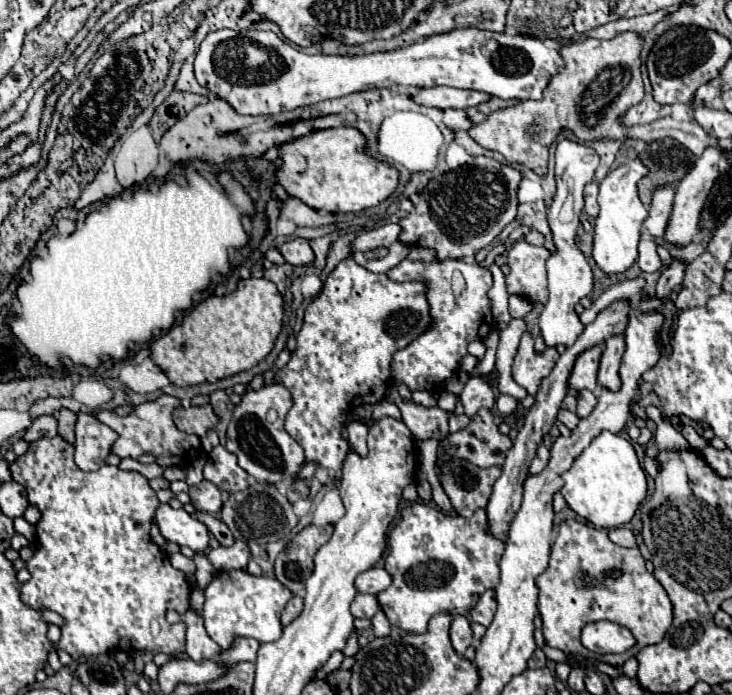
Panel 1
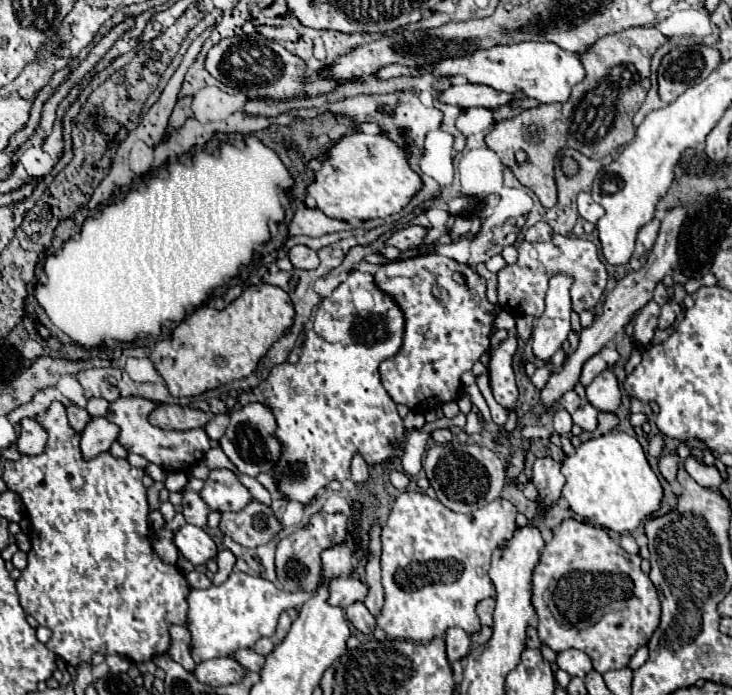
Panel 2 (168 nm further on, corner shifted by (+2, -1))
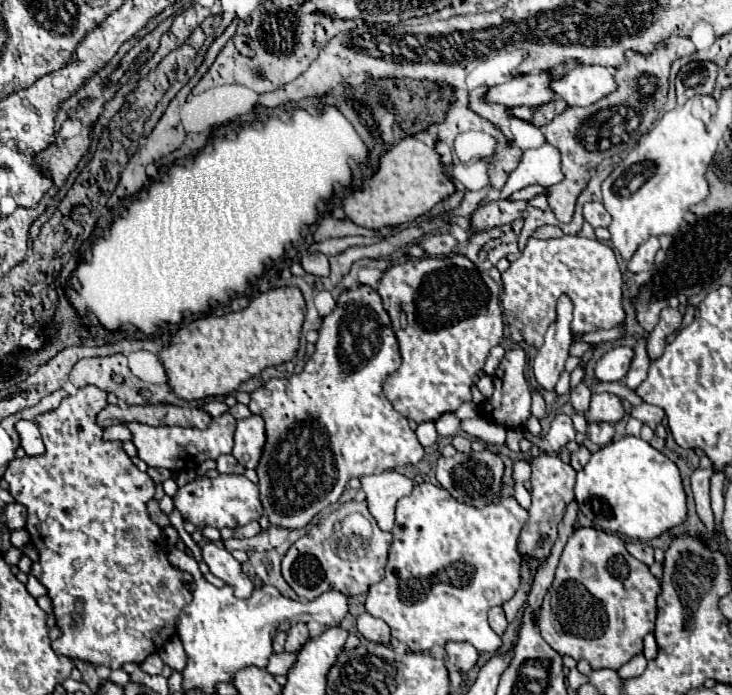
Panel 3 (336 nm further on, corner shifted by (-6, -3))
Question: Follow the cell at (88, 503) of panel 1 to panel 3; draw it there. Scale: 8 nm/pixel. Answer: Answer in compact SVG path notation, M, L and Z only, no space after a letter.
M85 385L81 387L75 395L65 397L61 401L61 405L53 411L41 413L35 419L35 425L39 427L43 441L45 441L45 453L43 455L35 455L35 457L23 457L23 459L13 459L7 465L5 471L5 481L9 483L9 493L15 497L17 503L21 503L27 509L27 523L25 529L31 535L31 543L37 547L39 551L39 561L33 565L31 573L49 589L49 597L53 601L53 609L55 609L55 617L57 617L57 625L61 627L63 635L53 641L53 651L57 655L65 655L65 657L77 657L81 661L87 663L95 663L95 665L105 665L109 669L119 669L125 663L143 663L143 659L151 653L155 653L155 649L159 649L171 635L175 635L175 623L179 617L179 611L193 599L191 591L185 589L181 577L183 573L173 567L167 561L167 553L165 553L165 535L163 531L149 519L147 513L147 501L153 499L155 495L155 483L151 481L151 477L143 471L139 471L133 461L129 459L129 455L123 451L123 445L119 441L105 441L99 435L103 435L103 427L97 425L97 413L101 409L105 409L107 405L107 393L101 391L95 385Z

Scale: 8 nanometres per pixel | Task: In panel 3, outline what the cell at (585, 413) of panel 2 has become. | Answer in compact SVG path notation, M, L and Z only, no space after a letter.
M593 423L593 425L589 425L589 439L599 447L609 445L609 441L613 441L613 435L615 435L615 429L609 423Z

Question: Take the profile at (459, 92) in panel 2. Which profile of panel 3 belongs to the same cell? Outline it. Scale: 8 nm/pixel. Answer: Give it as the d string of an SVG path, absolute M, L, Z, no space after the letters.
M543 71L539 75L525 75L525 77L515 77L507 83L491 87L487 93L487 101L491 103L501 103L505 107L517 107L517 105L529 105L529 107L539 107L555 99L553 89L549 89L549 81L553 77L561 77L559 73L553 71Z

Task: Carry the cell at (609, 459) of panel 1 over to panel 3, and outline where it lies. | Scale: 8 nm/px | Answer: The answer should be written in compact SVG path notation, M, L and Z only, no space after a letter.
M623 437L619 441L613 441L601 447L597 453L593 453L589 463L577 473L575 499L579 503L581 513L589 517L595 523L595 527L607 533L627 535L639 541L655 539L661 533L681 525L687 517L687 497L683 491L683 481L677 465L665 453L653 449L641 437Z

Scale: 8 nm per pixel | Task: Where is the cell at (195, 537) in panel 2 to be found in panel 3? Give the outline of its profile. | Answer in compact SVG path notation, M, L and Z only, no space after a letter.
M209 541L209 543L205 543L201 553L203 553L203 561L209 565L211 573L215 577L219 577L221 581L225 581L229 587L233 587L235 597L239 597L239 599L251 597L255 585L241 571L241 563L221 543Z

